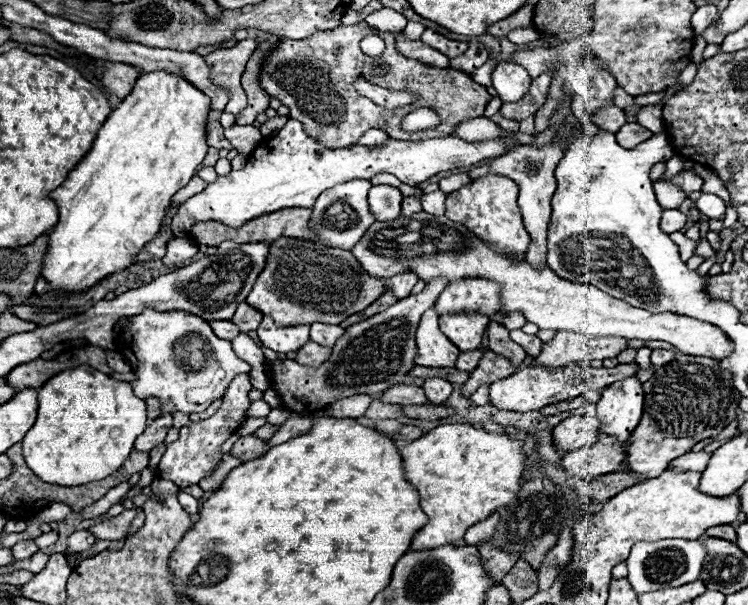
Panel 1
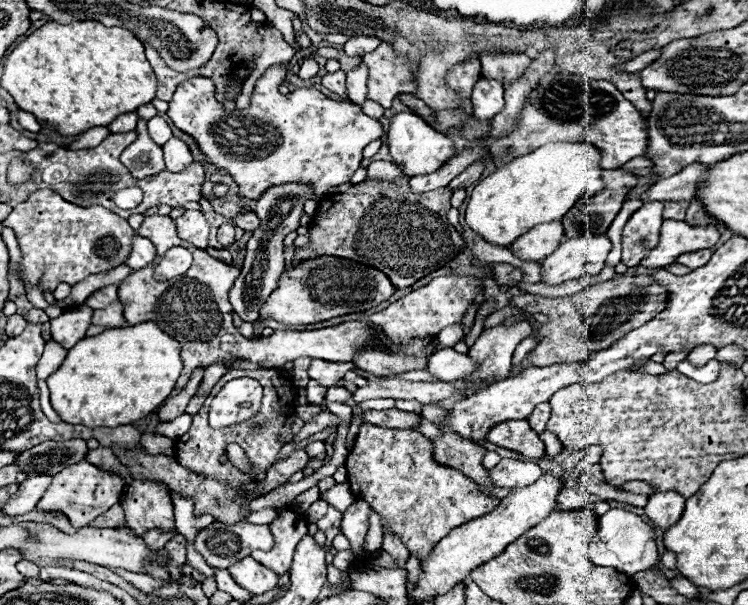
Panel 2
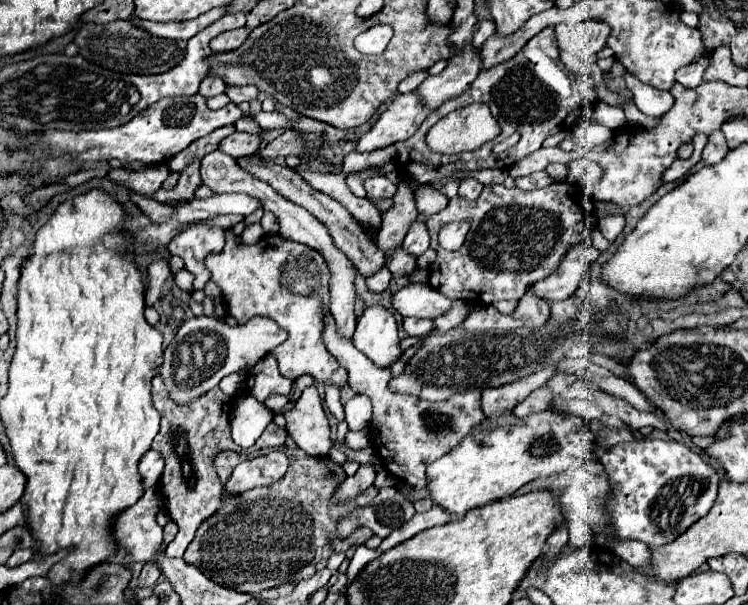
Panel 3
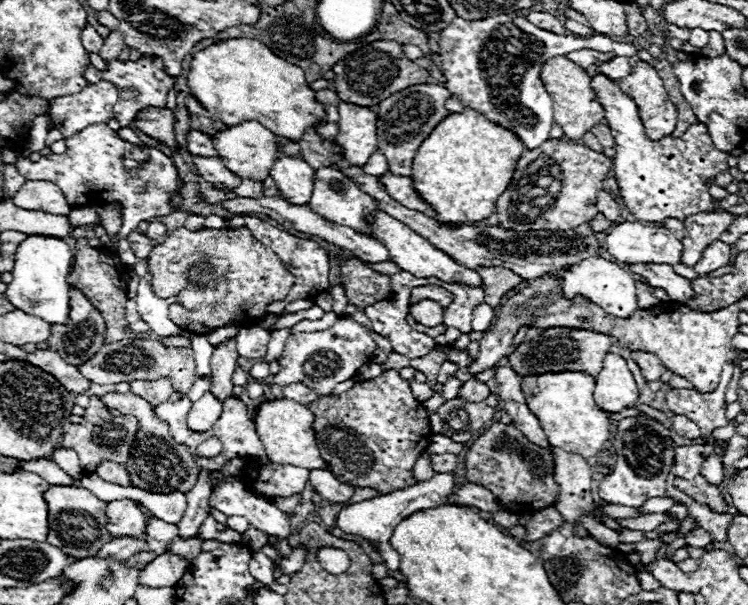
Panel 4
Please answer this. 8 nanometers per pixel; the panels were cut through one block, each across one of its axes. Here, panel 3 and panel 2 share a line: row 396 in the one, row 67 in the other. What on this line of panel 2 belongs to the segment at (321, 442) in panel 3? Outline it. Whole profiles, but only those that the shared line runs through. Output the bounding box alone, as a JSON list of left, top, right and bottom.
[298,58,320,80]

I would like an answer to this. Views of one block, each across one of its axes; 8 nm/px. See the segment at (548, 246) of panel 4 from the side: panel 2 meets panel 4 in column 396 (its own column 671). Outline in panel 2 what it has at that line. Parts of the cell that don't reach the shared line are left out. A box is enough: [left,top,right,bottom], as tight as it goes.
[662,202,688,220]

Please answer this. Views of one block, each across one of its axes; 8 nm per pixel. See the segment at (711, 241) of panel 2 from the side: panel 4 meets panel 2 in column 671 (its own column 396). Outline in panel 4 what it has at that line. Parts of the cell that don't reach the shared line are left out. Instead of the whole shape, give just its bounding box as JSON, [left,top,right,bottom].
[372,212,482,288]

